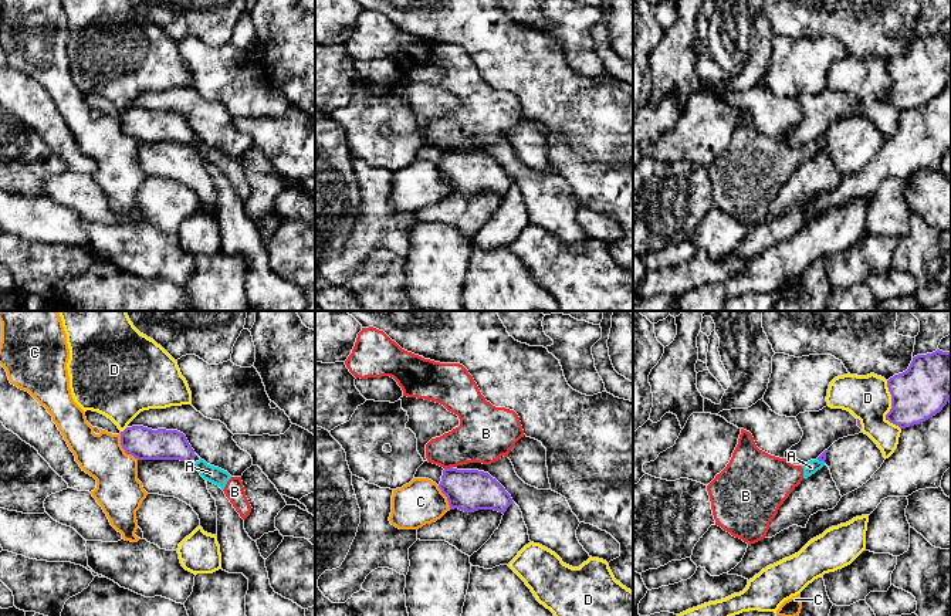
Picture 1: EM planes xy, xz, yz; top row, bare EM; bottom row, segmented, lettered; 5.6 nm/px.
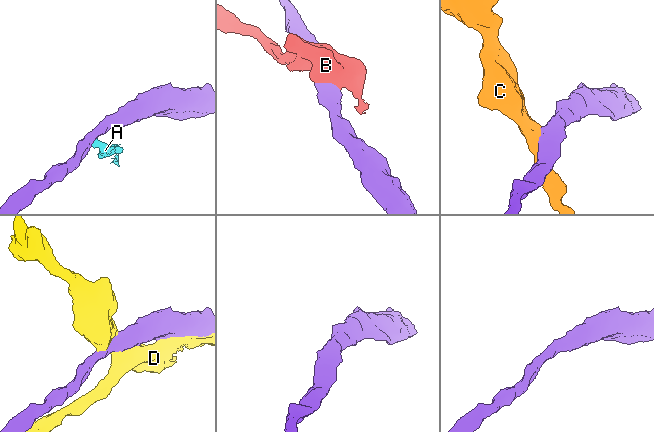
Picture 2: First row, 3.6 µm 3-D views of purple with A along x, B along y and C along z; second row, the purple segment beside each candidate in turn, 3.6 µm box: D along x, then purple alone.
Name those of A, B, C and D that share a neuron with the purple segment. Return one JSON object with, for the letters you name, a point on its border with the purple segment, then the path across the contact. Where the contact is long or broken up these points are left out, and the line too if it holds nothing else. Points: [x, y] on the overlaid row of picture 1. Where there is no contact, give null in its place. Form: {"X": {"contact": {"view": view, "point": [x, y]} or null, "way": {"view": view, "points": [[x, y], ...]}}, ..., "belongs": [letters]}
{"belongs": []}

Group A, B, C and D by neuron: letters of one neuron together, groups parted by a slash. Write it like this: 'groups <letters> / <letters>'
groups A B / C / D

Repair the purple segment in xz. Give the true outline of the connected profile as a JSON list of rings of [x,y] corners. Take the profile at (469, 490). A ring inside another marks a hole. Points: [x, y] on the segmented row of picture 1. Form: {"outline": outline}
{"outline": [[[444,468],[439,488],[447,497],[450,510],[464,512],[494,510],[504,514],[514,502],[495,478],[478,470]]]}

